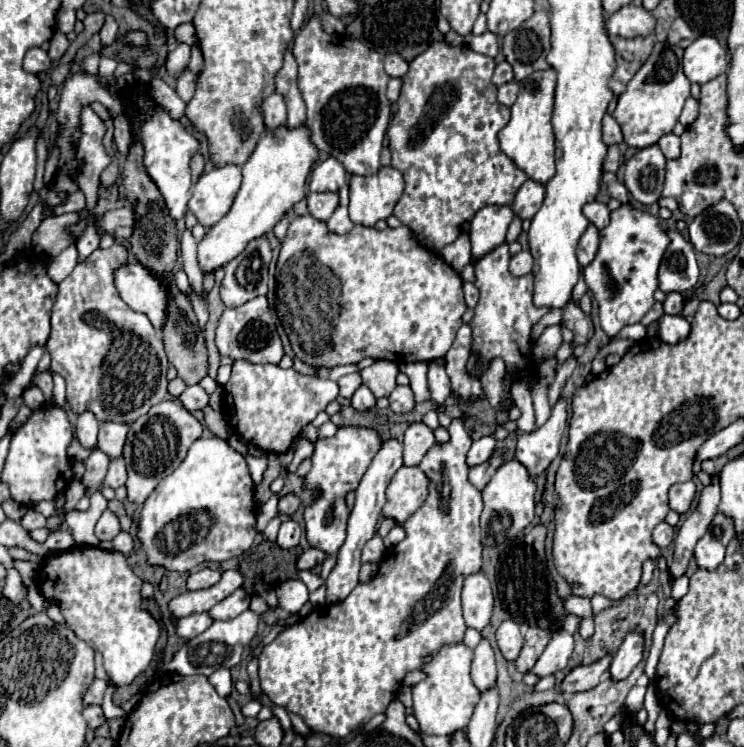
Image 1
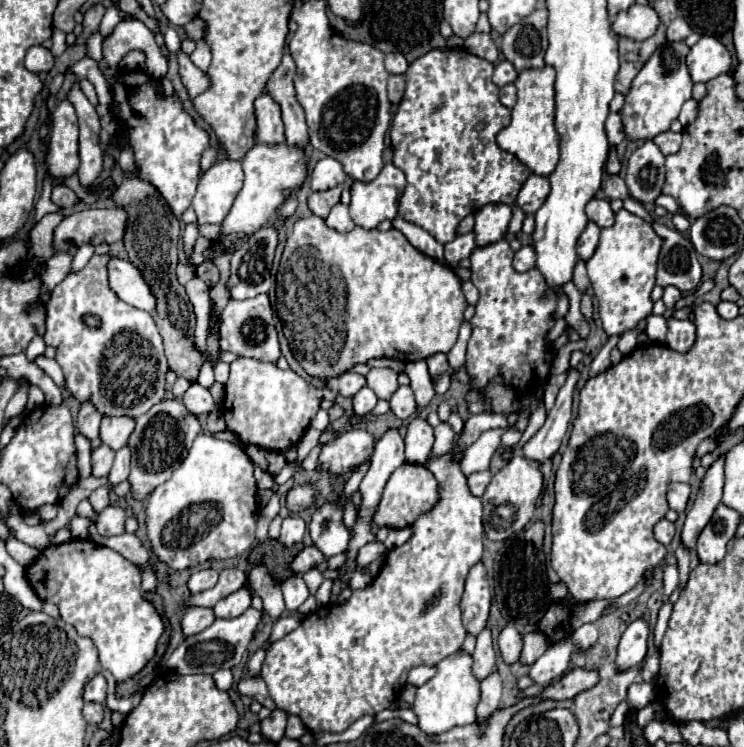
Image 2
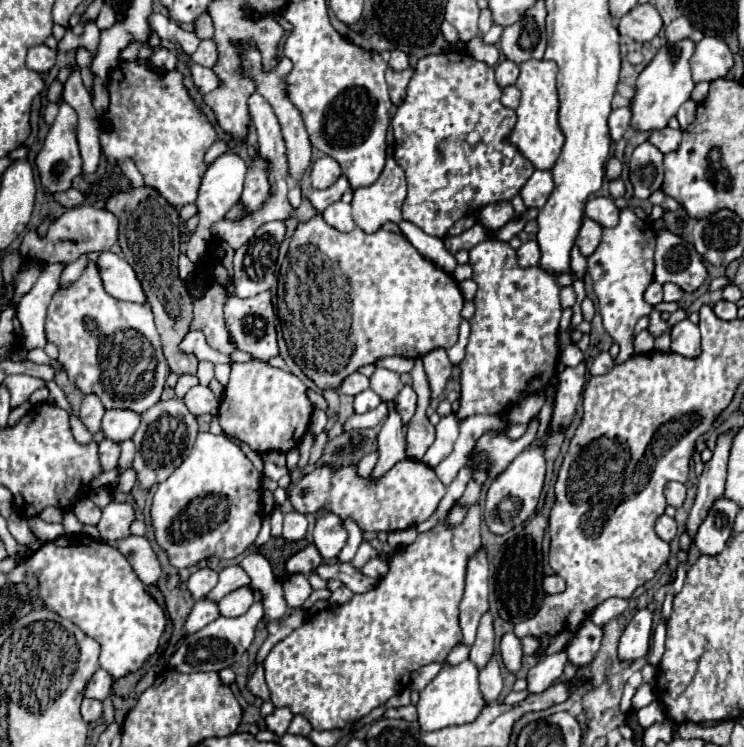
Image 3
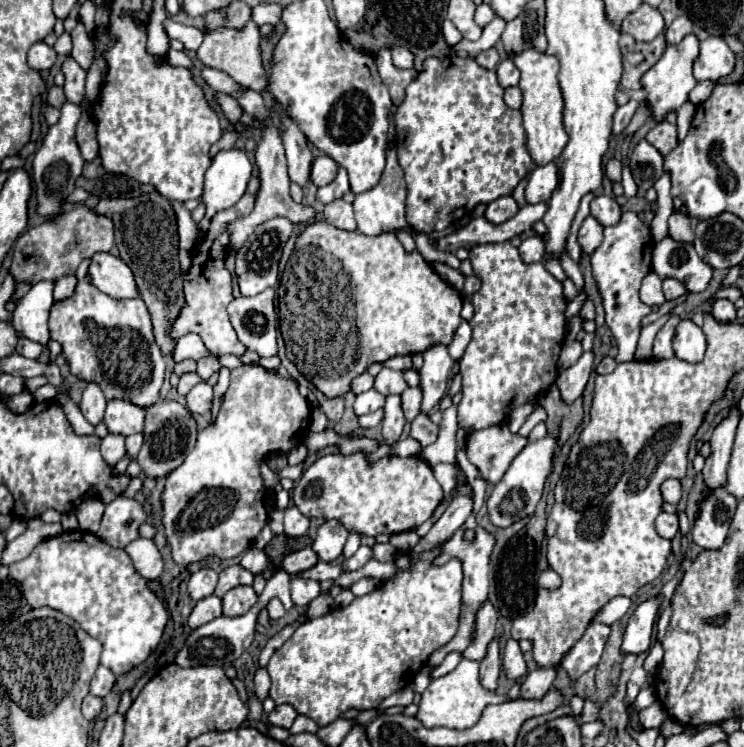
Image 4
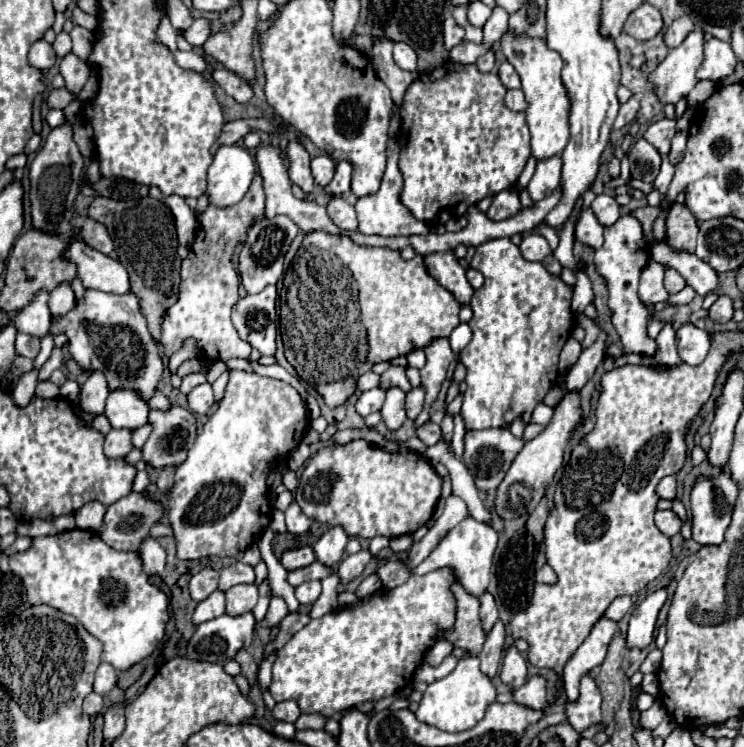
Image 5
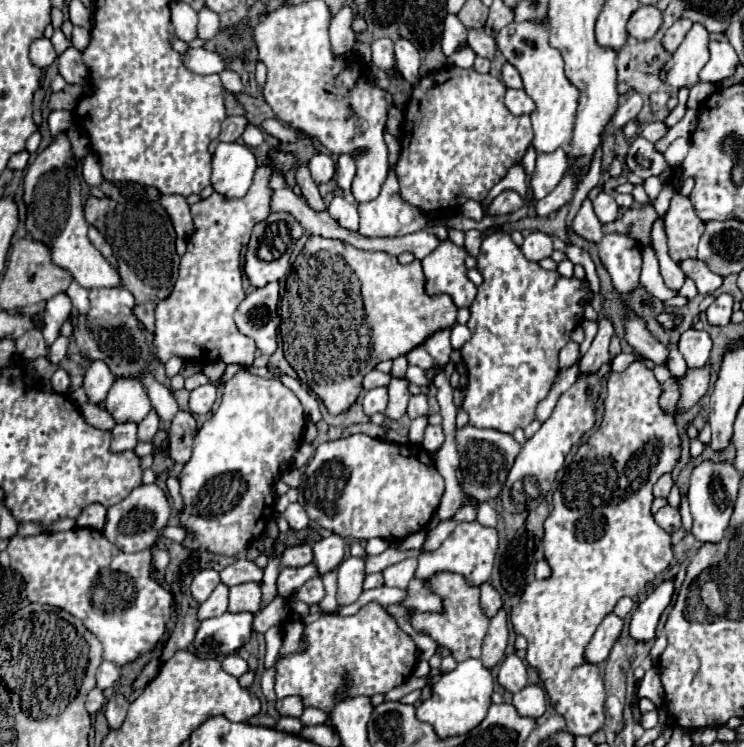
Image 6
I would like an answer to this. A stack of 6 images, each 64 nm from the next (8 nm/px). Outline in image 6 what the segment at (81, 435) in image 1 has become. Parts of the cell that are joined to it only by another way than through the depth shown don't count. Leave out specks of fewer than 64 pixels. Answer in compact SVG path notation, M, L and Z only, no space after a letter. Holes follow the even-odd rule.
M92 362L84 376L84 392L90 404L102 404L106 400L108 388L114 384L114 376L104 362Z

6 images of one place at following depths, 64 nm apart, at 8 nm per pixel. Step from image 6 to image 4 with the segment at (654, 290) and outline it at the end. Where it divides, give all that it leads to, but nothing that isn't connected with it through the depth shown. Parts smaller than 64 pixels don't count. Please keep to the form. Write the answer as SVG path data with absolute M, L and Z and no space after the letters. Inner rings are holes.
M650 272L640 288L640 298L648 306L662 306L664 294L662 294L662 280L656 276L656 272Z

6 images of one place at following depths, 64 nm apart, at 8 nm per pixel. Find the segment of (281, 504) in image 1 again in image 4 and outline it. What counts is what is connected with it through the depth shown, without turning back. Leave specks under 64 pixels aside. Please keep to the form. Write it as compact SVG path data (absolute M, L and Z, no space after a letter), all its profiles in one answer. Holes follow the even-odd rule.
M362 452L318 458L304 470L302 478L292 488L292 502L304 516L336 518L348 530L366 536L414 530L432 516L442 498L444 492L432 474L432 468L418 456L392 456L368 464Z

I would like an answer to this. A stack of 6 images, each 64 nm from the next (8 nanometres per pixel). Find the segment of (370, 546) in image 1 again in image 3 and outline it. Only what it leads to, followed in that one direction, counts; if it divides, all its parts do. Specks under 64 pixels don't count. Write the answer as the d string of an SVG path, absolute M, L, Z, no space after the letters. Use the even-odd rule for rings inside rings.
M362 542L360 548L358 548L358 552L356 552L356 556L354 556L354 560L352 560L352 566L354 568L362 568L374 556L380 556L380 552L376 548L372 548L368 542Z

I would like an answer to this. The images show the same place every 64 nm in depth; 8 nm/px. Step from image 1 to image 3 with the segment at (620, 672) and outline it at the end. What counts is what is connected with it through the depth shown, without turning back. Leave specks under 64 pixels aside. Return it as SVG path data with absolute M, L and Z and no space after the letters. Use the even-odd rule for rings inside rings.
M648 608L640 610L632 622L626 626L620 646L618 646L618 658L624 660L638 660L648 654L650 646L650 636L652 636L652 612Z

